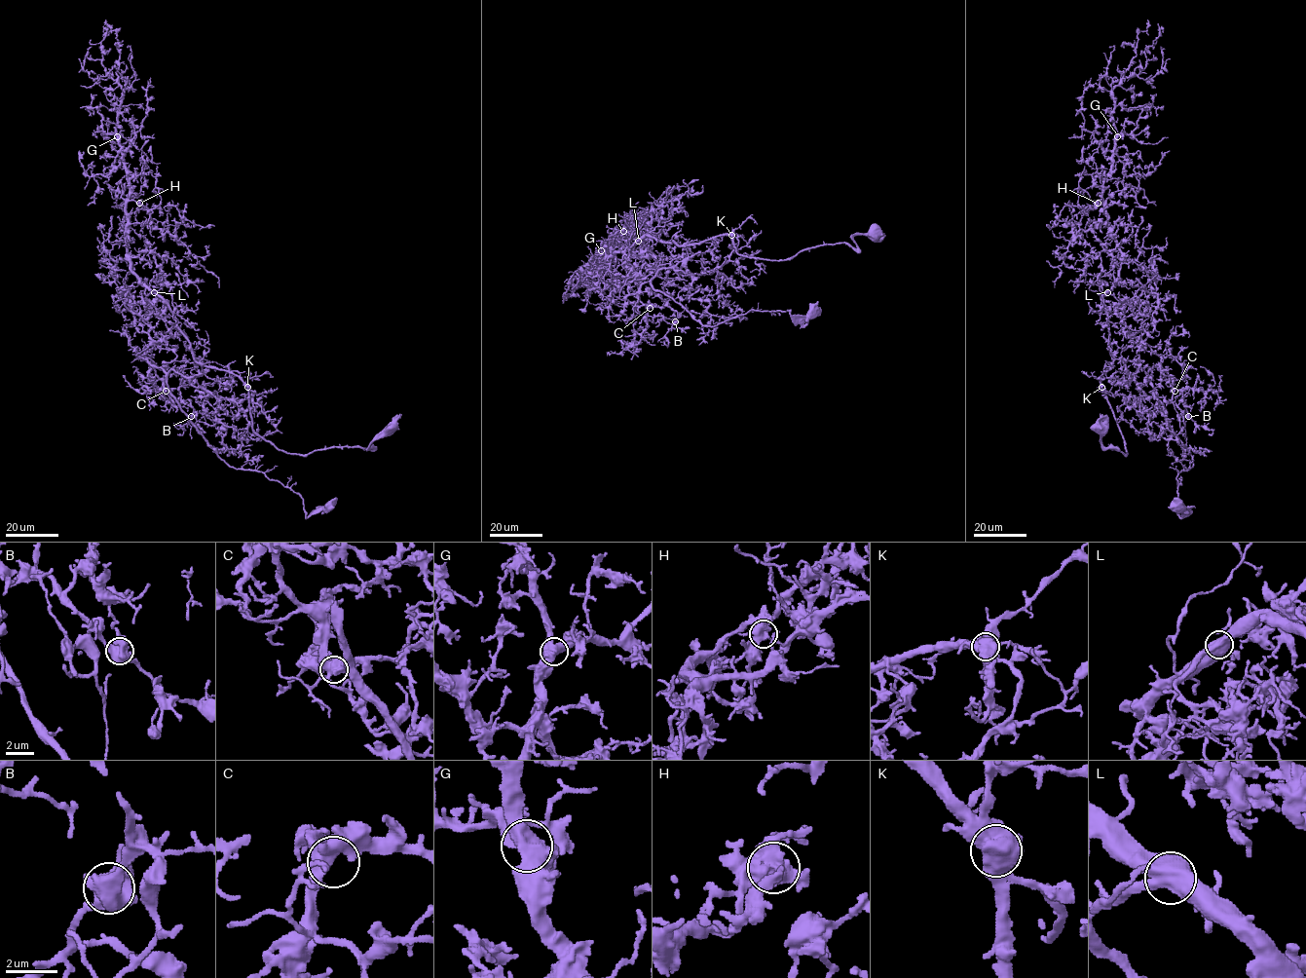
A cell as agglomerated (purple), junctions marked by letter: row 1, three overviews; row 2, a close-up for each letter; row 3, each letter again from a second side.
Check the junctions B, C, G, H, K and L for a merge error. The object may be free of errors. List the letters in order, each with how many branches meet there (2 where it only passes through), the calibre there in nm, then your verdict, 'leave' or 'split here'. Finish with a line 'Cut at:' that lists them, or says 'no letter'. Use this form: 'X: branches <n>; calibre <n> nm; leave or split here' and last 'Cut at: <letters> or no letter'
B: branches 3; calibre 650 nm; leave
C: branches 3; calibre 550 nm; leave
G: branches 3; calibre 600 nm; leave
H: branches 3; calibre 600 nm; leave
K: branches 3; calibre 650 nm; split here
L: branches 3; calibre 600 nm; leave
Cut at: K

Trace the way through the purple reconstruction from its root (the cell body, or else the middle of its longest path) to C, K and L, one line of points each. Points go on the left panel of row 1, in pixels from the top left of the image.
C: (391, 430), (373, 447), (286, 453), (253, 429), (248, 389), (237, 376), (229, 385), (156, 366), (166, 391)
K: (391, 430), (382, 432), (369, 446), (373, 447), (332, 447), (306, 455), (286, 453), (253, 429), (247, 387)
L: (391, 430), (373, 447), (306, 455), (278, 450), (253, 429), (246, 385), (195, 359), (174, 315), (154, 292)

